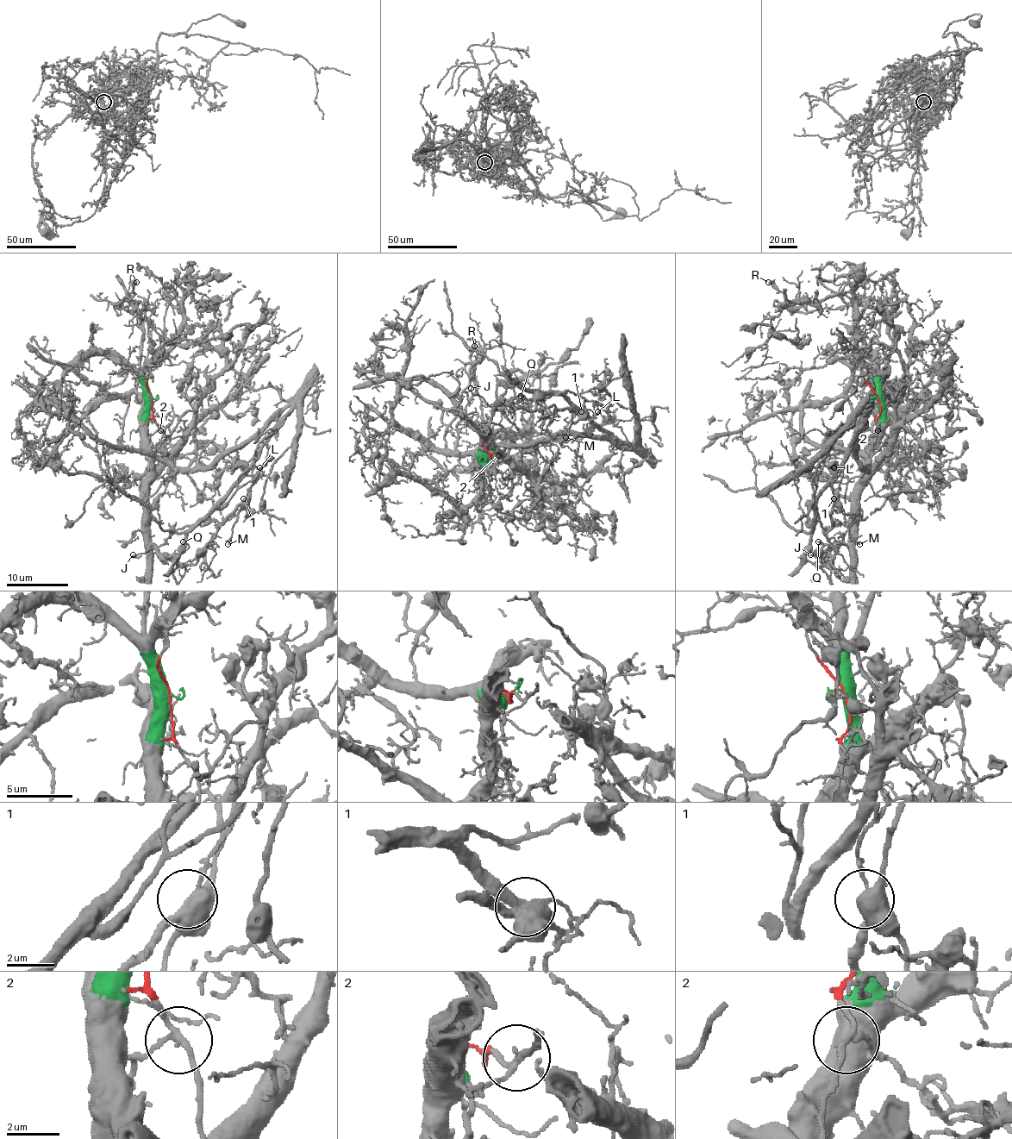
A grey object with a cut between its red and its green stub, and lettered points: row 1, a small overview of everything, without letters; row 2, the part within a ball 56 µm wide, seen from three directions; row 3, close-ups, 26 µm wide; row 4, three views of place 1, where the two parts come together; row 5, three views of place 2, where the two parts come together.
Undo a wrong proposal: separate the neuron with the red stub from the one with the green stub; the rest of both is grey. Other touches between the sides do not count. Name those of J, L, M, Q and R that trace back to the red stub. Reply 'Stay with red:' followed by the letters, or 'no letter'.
Stay with red: M

